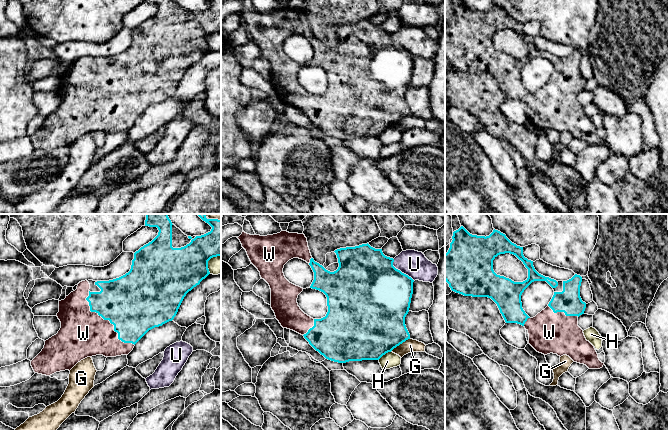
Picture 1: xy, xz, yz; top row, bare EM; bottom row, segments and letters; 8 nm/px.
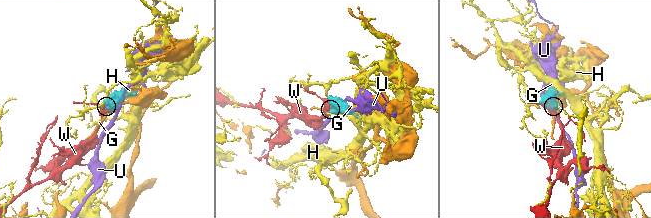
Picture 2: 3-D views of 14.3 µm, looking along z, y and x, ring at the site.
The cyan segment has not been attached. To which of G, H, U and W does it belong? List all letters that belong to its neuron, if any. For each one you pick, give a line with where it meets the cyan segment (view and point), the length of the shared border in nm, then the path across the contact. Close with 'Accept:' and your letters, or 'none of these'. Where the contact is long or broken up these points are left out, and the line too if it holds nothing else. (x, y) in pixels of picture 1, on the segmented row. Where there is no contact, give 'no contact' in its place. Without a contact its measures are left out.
W: meets cyan in xy at (107, 319); contact 600 nm long
Accept: W

